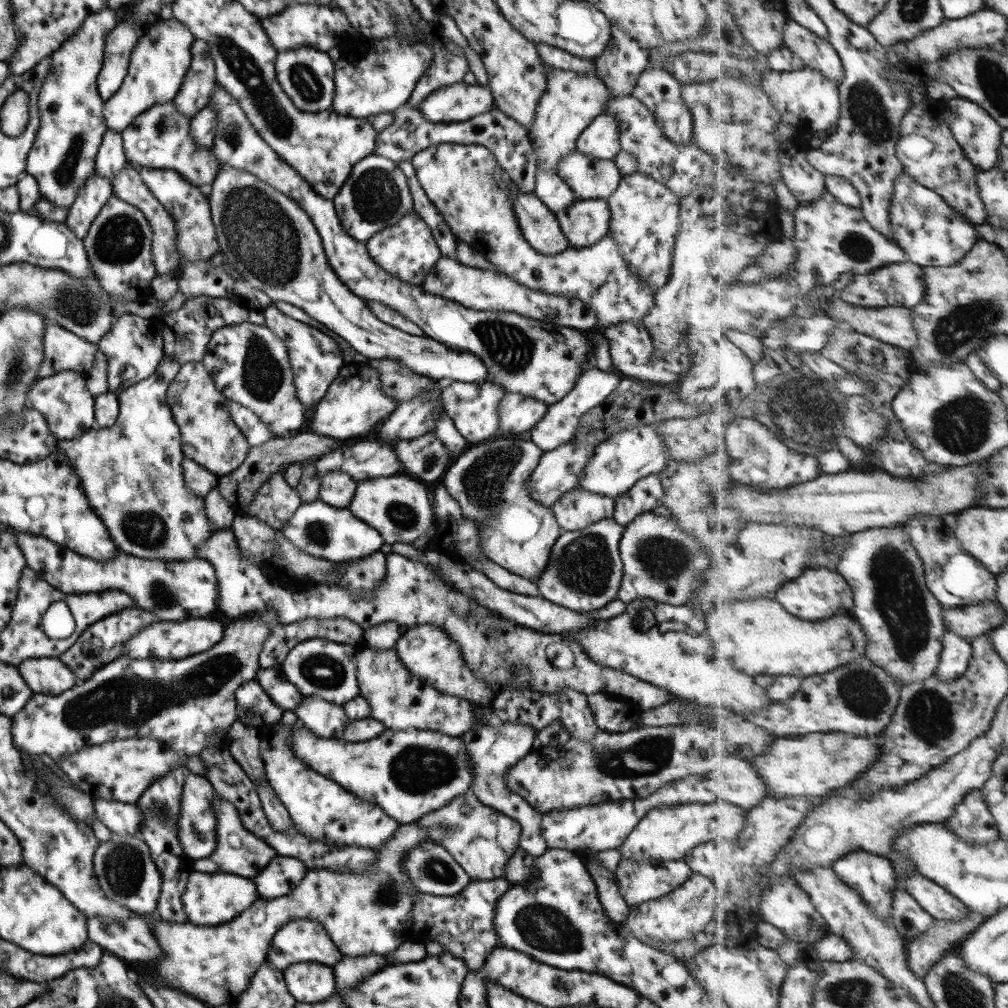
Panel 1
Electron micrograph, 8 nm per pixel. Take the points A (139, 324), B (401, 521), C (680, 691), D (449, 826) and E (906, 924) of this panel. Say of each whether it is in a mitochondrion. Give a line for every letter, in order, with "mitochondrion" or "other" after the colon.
A: other
B: mitochondrion
C: other
D: mitochondrion
E: other

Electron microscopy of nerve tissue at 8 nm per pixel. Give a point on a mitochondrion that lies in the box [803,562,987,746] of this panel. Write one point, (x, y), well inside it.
(861, 690)

